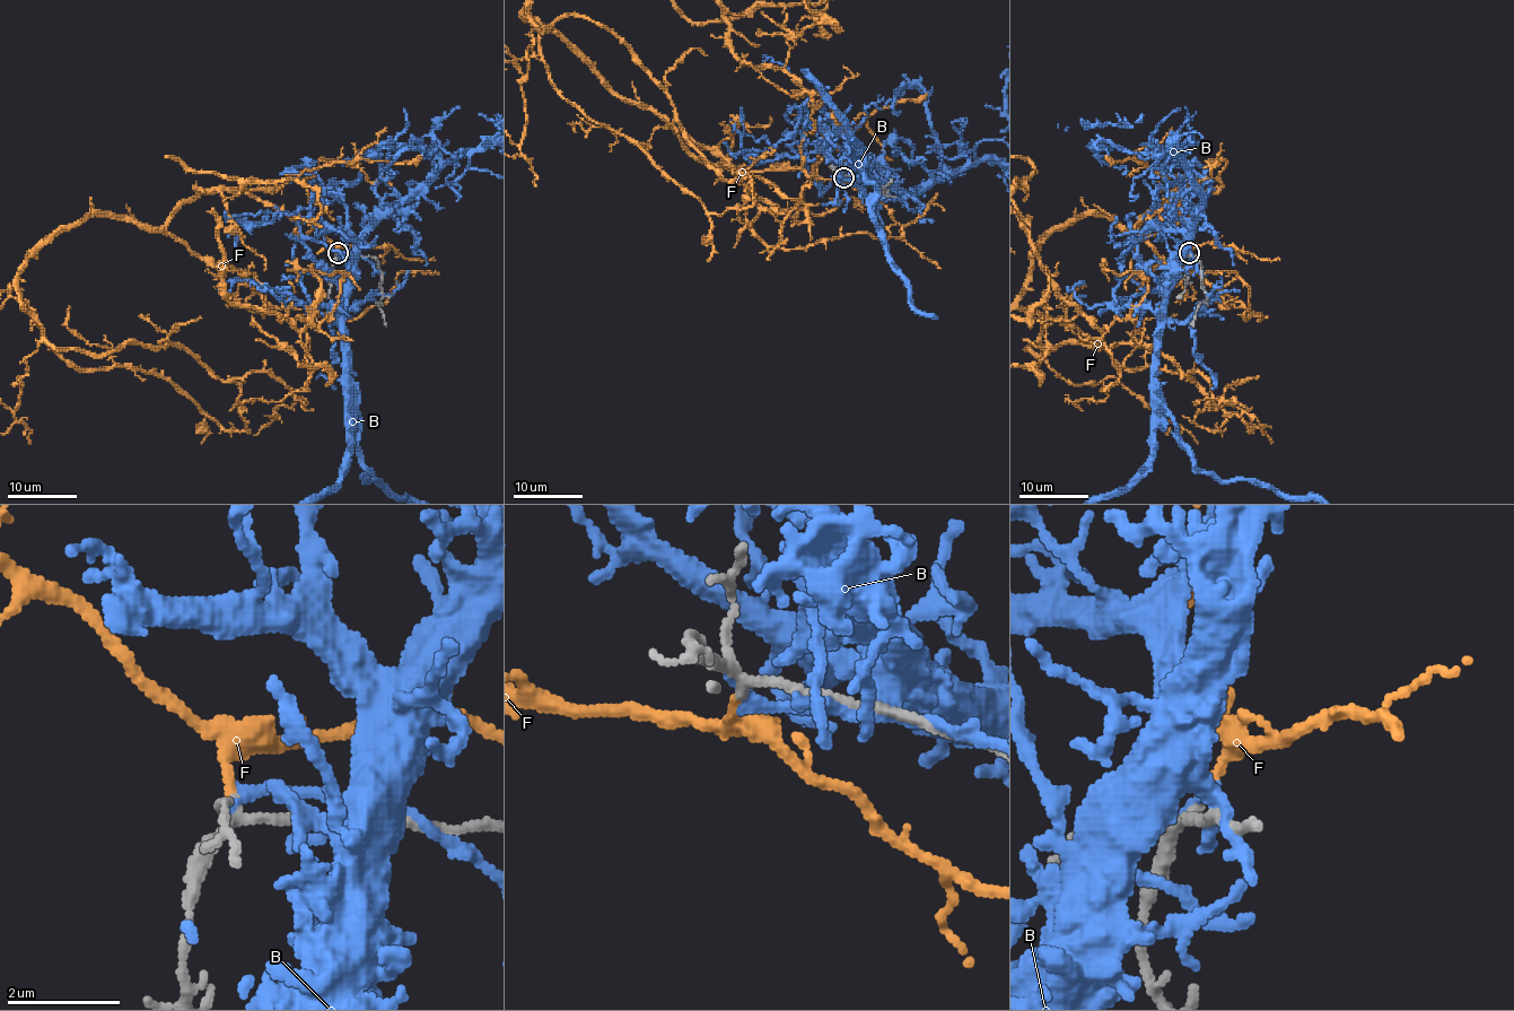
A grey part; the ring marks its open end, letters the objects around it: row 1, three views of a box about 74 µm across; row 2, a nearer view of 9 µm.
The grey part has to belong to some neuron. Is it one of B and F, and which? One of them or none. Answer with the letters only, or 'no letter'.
F

